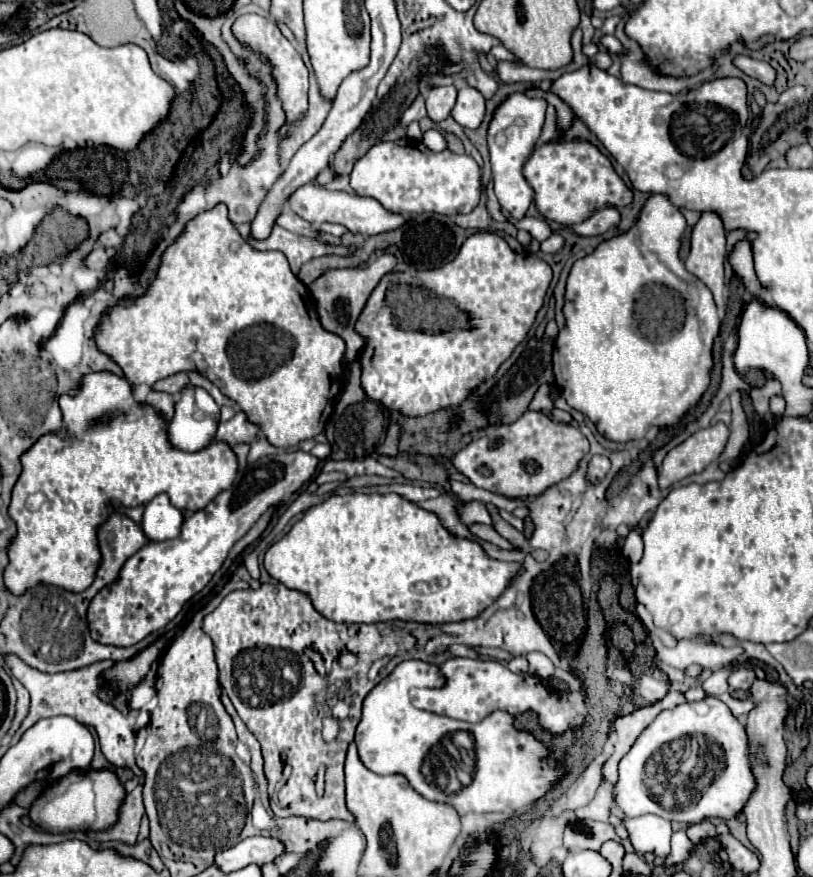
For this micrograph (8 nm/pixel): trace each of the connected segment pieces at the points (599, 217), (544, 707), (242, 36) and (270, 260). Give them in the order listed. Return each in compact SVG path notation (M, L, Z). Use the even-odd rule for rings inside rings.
M603 207L597 209L589 219L585 219L583 223L571 225L571 229L577 235L583 237L591 237L591 235L601 235L605 231L609 231L611 227L615 227L619 223L619 211L615 207Z
M455 657L445 661L445 685L435 689L413 689L411 691L411 703L417 709L431 711L437 715L453 717L467 723L479 723L485 719L485 715L491 715L493 711L507 711L509 715L517 717L523 711L535 711L539 725L547 729L553 735L563 735L565 731L579 731L585 725L587 719L587 705L581 693L571 693L557 697L553 695L541 679L529 675L529 673L513 673L507 669L507 665L493 661L493 659L467 659L467 657Z
M241 15L235 23L233 23L233 33L237 35L237 39L243 43L243 45L249 45L253 49L257 49L263 57L269 59L269 63L273 65L275 69L275 77L277 77L277 83L279 83L279 97L283 101L283 107L285 107L285 113L287 113L287 127L281 129L281 135L287 135L289 131L289 125L295 123L303 113L305 113L305 107L307 107L307 67L299 55L299 51L283 37L283 33L279 31L279 27L271 21L267 21L265 17L261 15Z
M217 205L215 209L211 211L205 211L201 213L199 217L195 217L193 221L187 223L185 231L181 233L181 237L167 249L167 253L163 255L161 259L161 269L157 273L157 279L153 281L151 289L147 295L139 297L139 299L129 299L129 301L123 301L121 305L115 305L113 311L109 315L103 317L103 321L100 321L95 330L95 341L97 341L97 347L107 353L113 361L119 363L119 367L123 369L125 377L133 383L133 385L153 385L165 377L171 377L179 371L191 371L195 367L195 363L191 361L191 353L201 353L203 355L203 361L207 365L207 377L219 385L221 393L227 395L233 403L237 403L241 407L241 411L245 413L247 421L257 425L267 441L275 447L293 447L297 445L299 441L305 441L305 439L313 439L315 435L319 435L323 429L325 429L325 423L333 411L333 405L335 405L335 399L337 395L341 393L341 389L333 389L333 383L343 383L343 377L345 377L345 341L339 337L339 335L333 335L331 331L325 331L321 327L321 321L319 321L319 315L317 315L317 309L315 309L315 301L313 297L309 295L307 287L299 281L299 279L291 273L289 269L289 263L285 259L283 253L261 253L261 251L253 251L249 247L249 243L237 233L237 227L229 221L227 217L227 209L225 205Z

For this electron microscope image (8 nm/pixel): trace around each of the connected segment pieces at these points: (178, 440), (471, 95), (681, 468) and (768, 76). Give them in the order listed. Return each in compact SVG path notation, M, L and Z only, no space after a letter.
M187 385L181 389L181 395L175 403L175 415L167 423L169 443L173 449L197 453L213 443L215 433L217 433L217 425L219 425L219 405L213 401L213 397L203 387Z
M473 87L461 89L451 117L463 127L477 129L485 117L485 97Z
M723 423L693 433L685 443L675 447L659 469L659 487L667 489L687 475L701 473L709 463L719 459L729 441L729 429Z
M735 55L735 57L733 57L733 65L735 65L739 71L743 71L745 75L763 81L765 85L773 85L773 81L775 81L775 71L773 71L773 67L771 67L769 63L765 63L765 61L755 61L755 59L747 57L747 55Z

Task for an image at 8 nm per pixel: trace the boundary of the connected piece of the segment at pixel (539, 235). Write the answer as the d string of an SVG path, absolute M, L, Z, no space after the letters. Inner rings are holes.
M503 211L503 215L505 215L505 219L507 219L509 223L513 223L517 229L525 229L525 231L529 231L531 237L537 239L537 241L545 241L545 239L553 233L553 229L549 227L549 223L547 223L545 219L537 219L537 217L513 219L513 217L511 217L509 213L505 213L505 211Z

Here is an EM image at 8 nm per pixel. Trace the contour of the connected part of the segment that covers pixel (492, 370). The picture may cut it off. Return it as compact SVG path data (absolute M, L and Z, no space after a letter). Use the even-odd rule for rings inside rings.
M489 231L467 237L453 261L437 269L422 269L421 278L407 275L406 271L388 273L371 293L355 323L357 335L365 341L359 353L359 365L363 371L361 385L367 397L407 417L423 417L447 409L453 421L459 423L457 407L471 391L493 377L501 363L505 363L513 349L525 339L543 307L551 279L553 271L543 259L533 253L515 253L497 233ZM391 283L419 283L437 297L457 301L461 309L471 315L469 325L481 329L455 335L445 333L445 337L397 329L385 305L385 291Z

